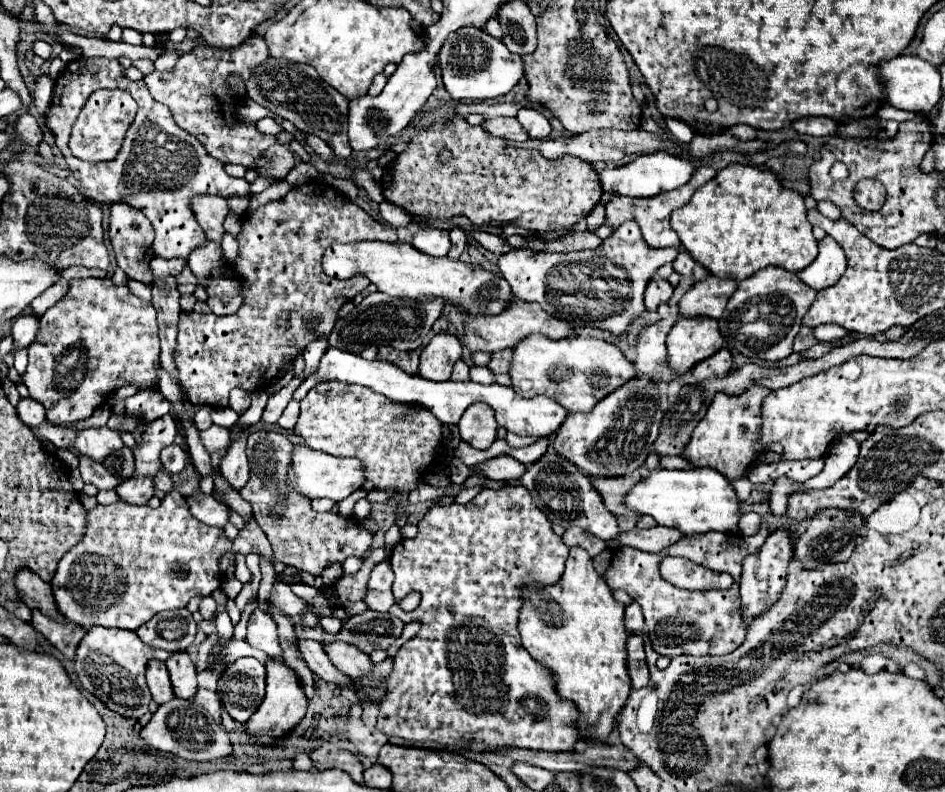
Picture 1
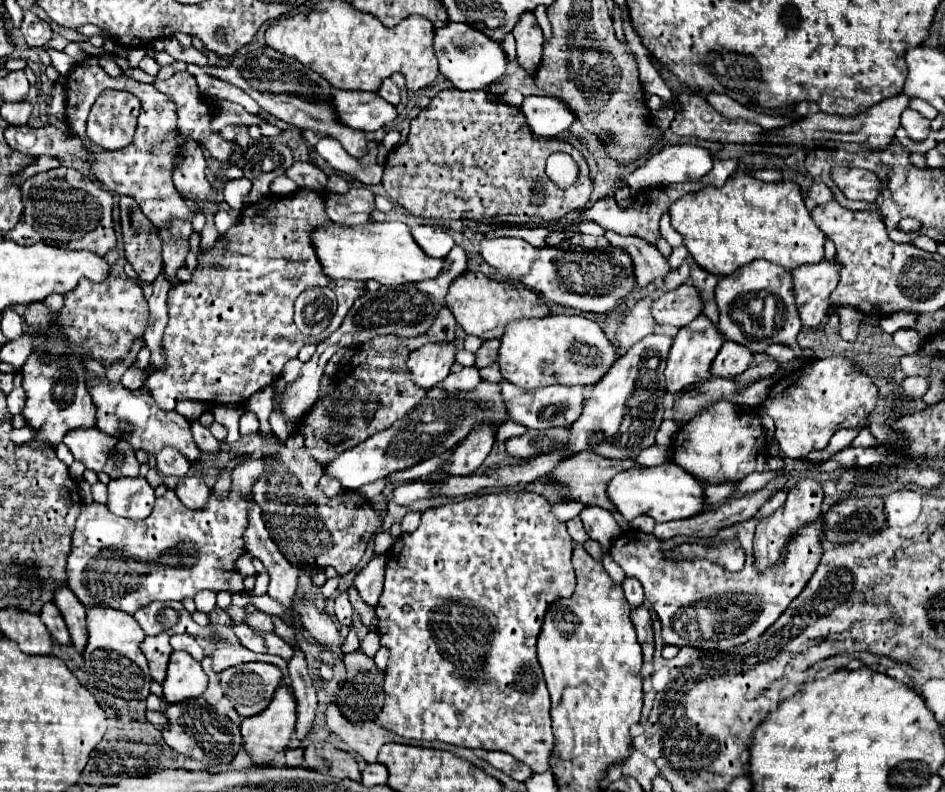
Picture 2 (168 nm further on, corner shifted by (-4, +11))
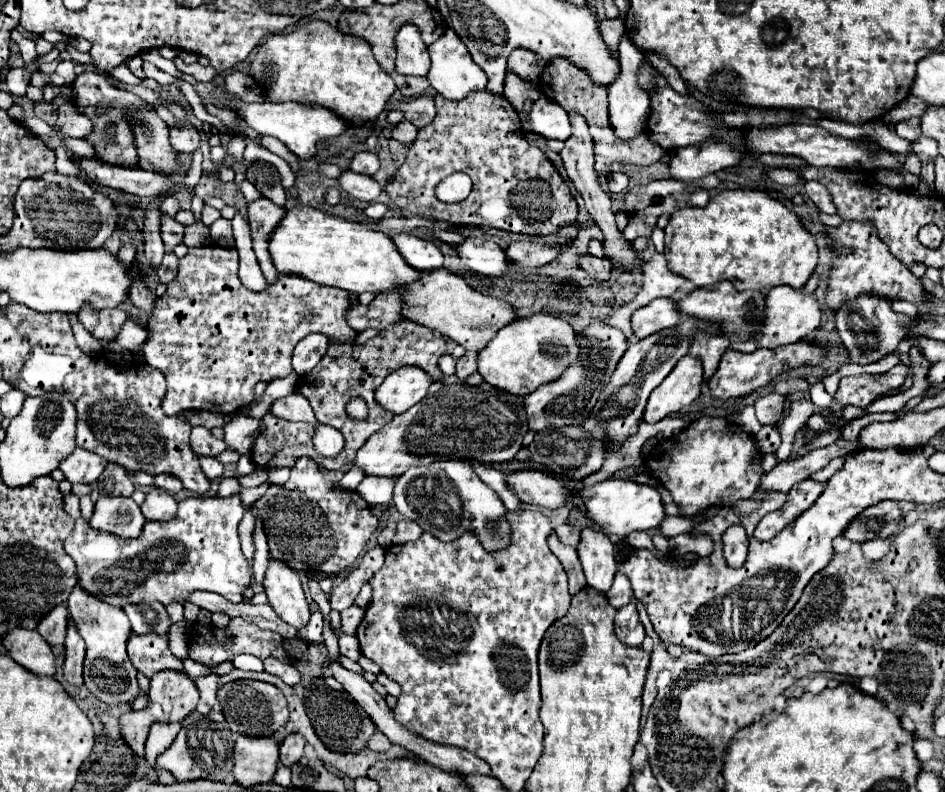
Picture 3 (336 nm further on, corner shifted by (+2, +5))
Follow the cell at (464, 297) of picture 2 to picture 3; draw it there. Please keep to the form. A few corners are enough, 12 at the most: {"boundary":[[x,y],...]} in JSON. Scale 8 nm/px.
{"boundary":[[444,268],[398,288],[404,320],[472,352],[516,318]]}

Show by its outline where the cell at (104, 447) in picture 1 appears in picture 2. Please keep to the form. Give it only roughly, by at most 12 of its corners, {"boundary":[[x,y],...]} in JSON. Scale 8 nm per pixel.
{"boundary":[[70,430],[64,444],[88,470],[100,472],[118,438]]}

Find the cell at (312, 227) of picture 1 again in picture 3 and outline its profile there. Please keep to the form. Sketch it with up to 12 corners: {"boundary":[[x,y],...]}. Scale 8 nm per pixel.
{"boundary":[[190,248],[144,358],[166,414],[228,414],[286,378],[310,332],[348,342],[348,292],[238,278]]}

